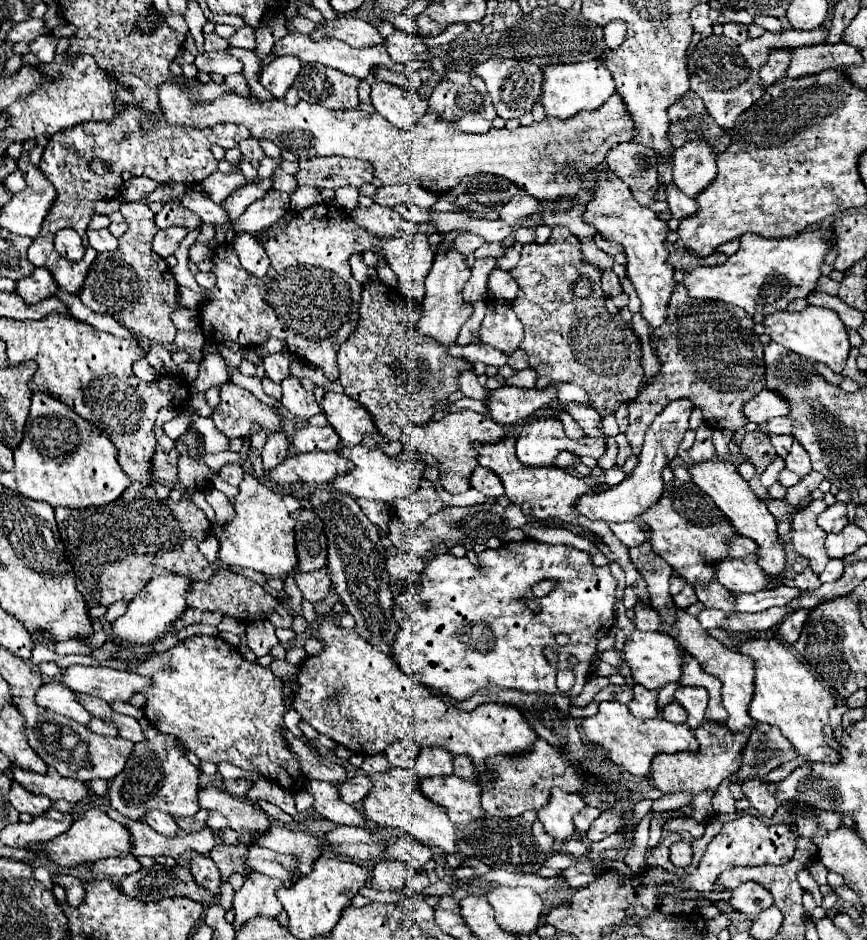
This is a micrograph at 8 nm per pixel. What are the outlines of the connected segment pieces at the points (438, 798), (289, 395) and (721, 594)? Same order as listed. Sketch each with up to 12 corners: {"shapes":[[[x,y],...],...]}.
{"shapes":[[[458,776],[420,780],[454,824],[484,816],[482,788]],[[300,380],[282,382],[282,406],[302,420],[322,412]],[[716,580],[694,586],[706,608],[732,614],[730,592]]]}

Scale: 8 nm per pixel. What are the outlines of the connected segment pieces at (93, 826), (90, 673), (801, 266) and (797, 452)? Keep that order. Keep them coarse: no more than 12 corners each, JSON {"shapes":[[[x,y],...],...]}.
{"shapes":[[[88,810],[30,852],[62,868],[130,852],[128,830]],[[68,666],[62,682],[106,702],[128,702],[152,684],[102,666]],[[830,228],[790,238],[744,234],[720,266],[698,266],[690,298],[750,316],[806,298]],[[794,440],[786,466],[800,478],[812,472],[806,450]]]}

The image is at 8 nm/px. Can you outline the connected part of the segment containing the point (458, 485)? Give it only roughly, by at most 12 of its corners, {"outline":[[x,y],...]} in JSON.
{"outline":[[474,410],[404,428],[404,452],[438,460],[450,494],[470,488],[474,442],[498,442],[504,428]]}

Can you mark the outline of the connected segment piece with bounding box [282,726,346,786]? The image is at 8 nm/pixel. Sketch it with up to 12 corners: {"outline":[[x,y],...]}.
{"outline":[[282,726],[282,738],[296,754],[302,774],[328,780],[346,780],[346,770],[322,756]]}

